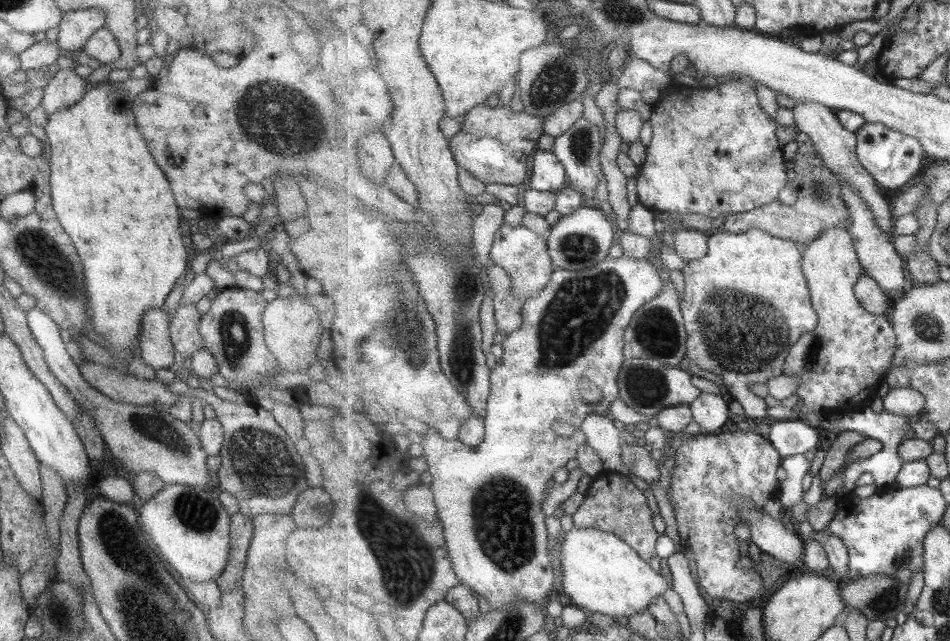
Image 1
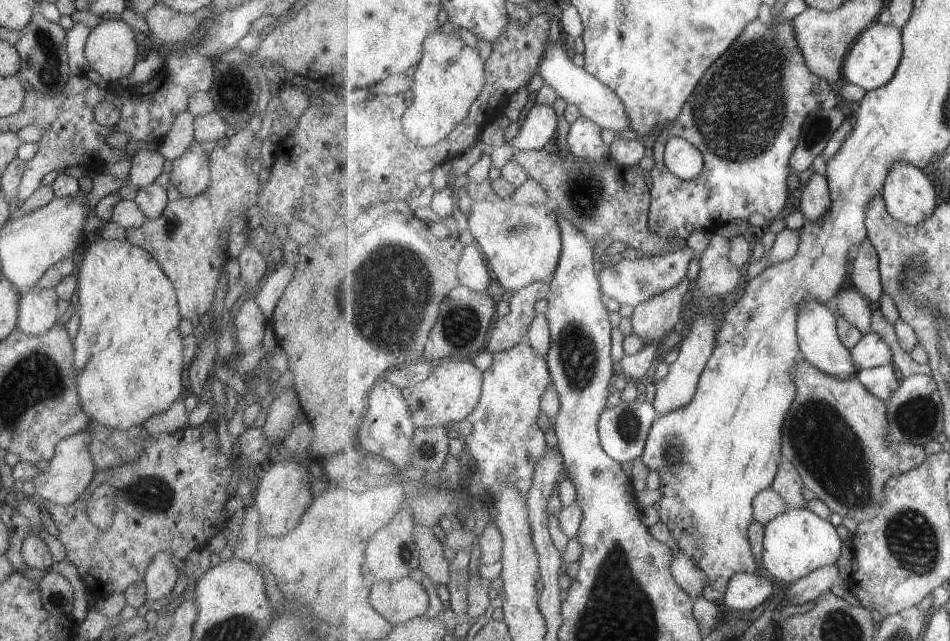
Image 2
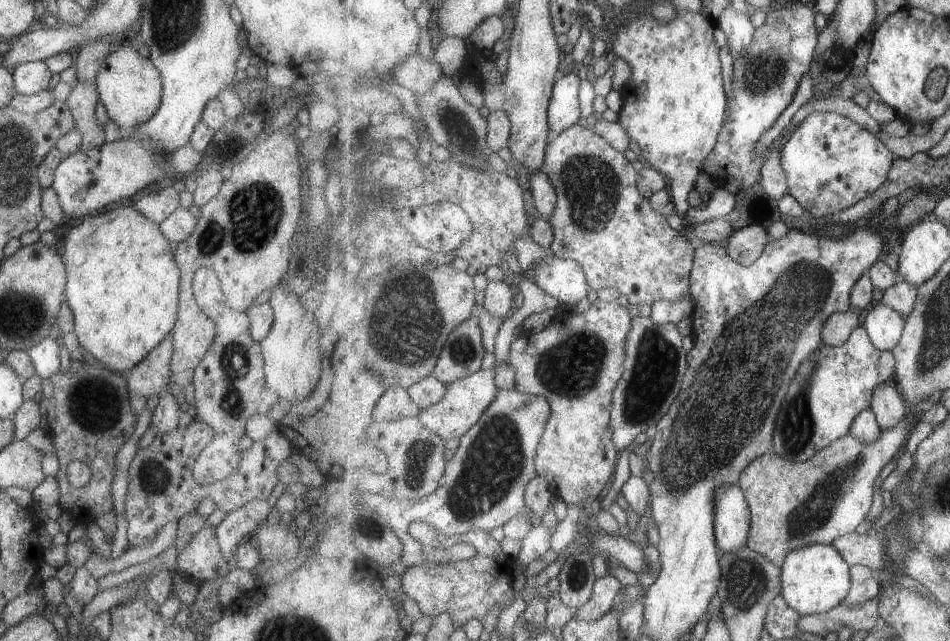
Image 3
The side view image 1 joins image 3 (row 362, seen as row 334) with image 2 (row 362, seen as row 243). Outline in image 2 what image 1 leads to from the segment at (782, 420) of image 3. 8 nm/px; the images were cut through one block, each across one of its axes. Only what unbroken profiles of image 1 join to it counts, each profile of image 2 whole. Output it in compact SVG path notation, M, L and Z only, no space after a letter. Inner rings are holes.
M803 300L801 308L799 308L798 338L801 355L815 368L823 370L825 374L847 380L849 376L857 375L860 369L855 364L852 350L843 344L839 336L837 320L838 313L834 310L833 305L821 304L819 300Z

